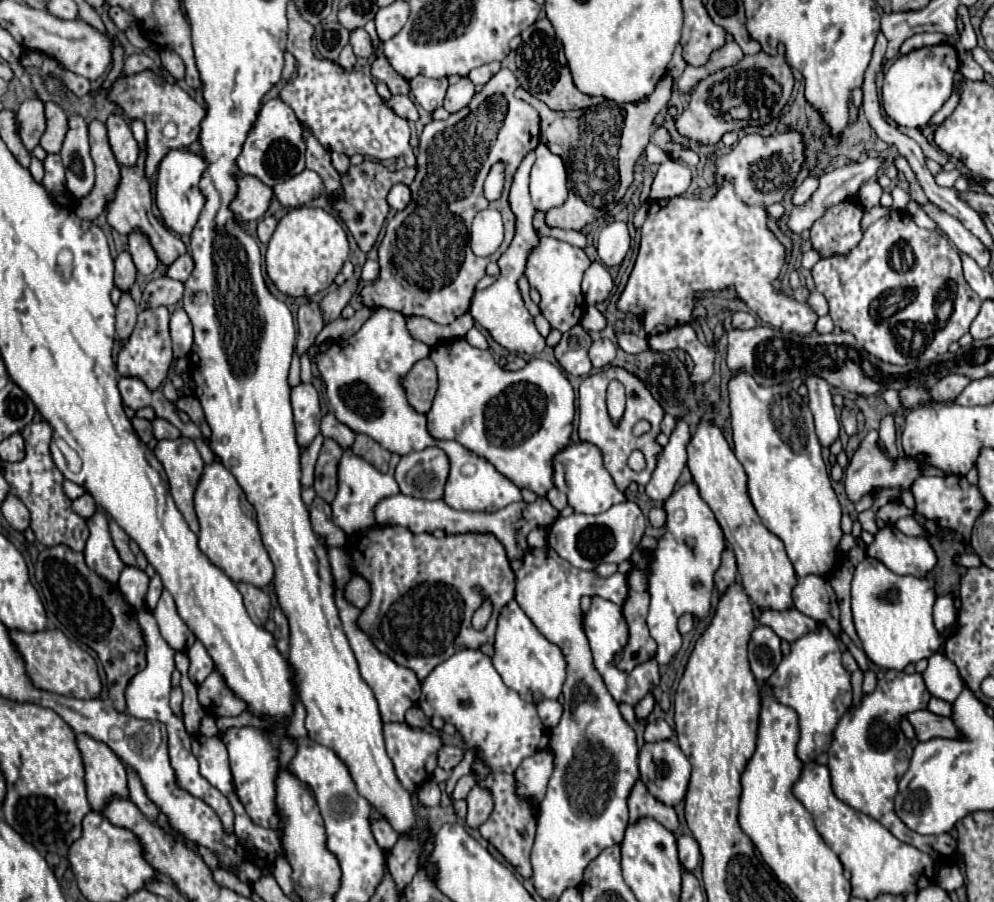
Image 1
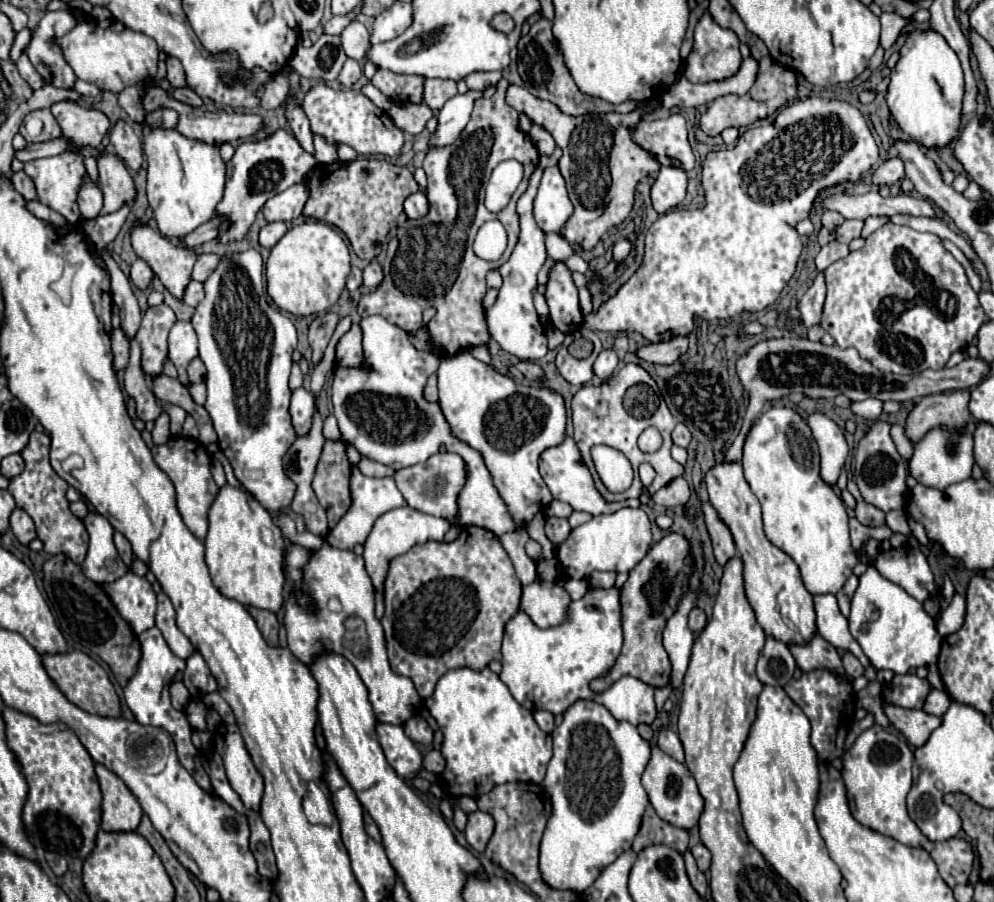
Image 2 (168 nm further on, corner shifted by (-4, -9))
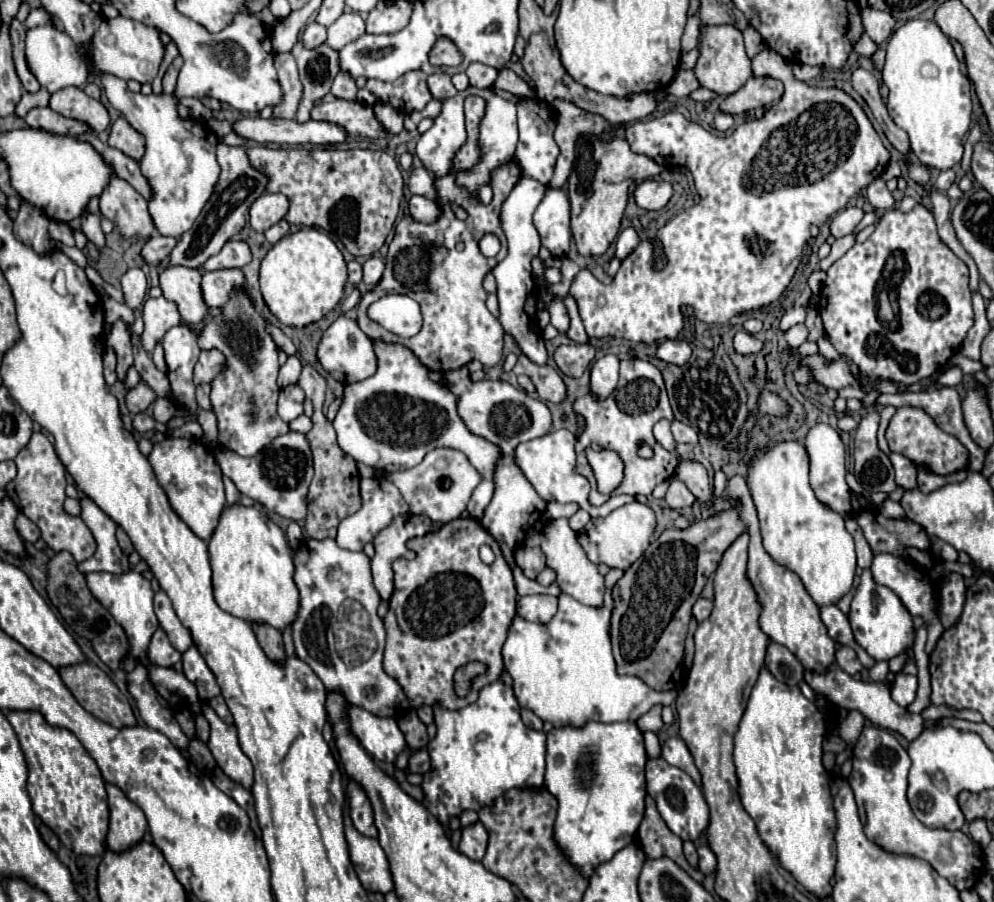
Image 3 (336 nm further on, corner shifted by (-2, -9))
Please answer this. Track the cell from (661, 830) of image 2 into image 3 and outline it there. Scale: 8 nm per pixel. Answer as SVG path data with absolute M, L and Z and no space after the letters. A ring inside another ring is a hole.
M651 796L645 798L645 818L639 826L639 842L641 842L641 848L647 854L647 858L667 856L667 858L675 860L675 864L679 864L693 880L697 880L699 884L703 882L703 874L697 872L695 868L691 868L691 864L687 864L687 860L683 856L683 840L667 828L667 824L659 816L659 812L655 808L655 800Z

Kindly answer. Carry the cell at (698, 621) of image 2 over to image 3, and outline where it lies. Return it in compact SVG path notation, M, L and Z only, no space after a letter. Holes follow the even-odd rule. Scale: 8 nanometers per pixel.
M699 598L699 600L695 602L695 606L693 606L693 616L697 618L697 622L703 622L703 620L711 614L711 610L713 610L713 600L709 600L709 598Z

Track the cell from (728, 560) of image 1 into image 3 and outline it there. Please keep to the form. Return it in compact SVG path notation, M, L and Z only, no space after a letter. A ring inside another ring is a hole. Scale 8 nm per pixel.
M683 458L675 470L675 478L681 480L697 496L701 504L713 500L713 490L709 486L709 476L703 464Z

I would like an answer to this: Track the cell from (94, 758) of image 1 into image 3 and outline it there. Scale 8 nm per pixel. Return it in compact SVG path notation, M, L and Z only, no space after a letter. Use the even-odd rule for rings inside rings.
M107 784L111 824L107 832L107 848L111 852L125 852L143 840L147 832L145 814L133 804L117 786Z

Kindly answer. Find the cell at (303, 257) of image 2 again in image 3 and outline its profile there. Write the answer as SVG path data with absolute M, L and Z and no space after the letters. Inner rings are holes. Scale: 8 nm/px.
M303 226L283 236L261 262L261 294L271 314L285 326L303 328L321 320L343 298L347 268L343 254L325 230Z

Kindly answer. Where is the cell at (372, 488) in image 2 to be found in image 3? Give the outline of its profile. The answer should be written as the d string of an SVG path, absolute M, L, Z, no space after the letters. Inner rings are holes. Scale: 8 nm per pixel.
M361 478L361 498L361 508L353 516L347 516L337 530L335 540L345 550L363 550L363 546L367 542L373 542L375 534L381 532L387 524L391 524L395 516L403 516L409 512L409 504L403 500L401 492L395 488L395 484L385 478Z

